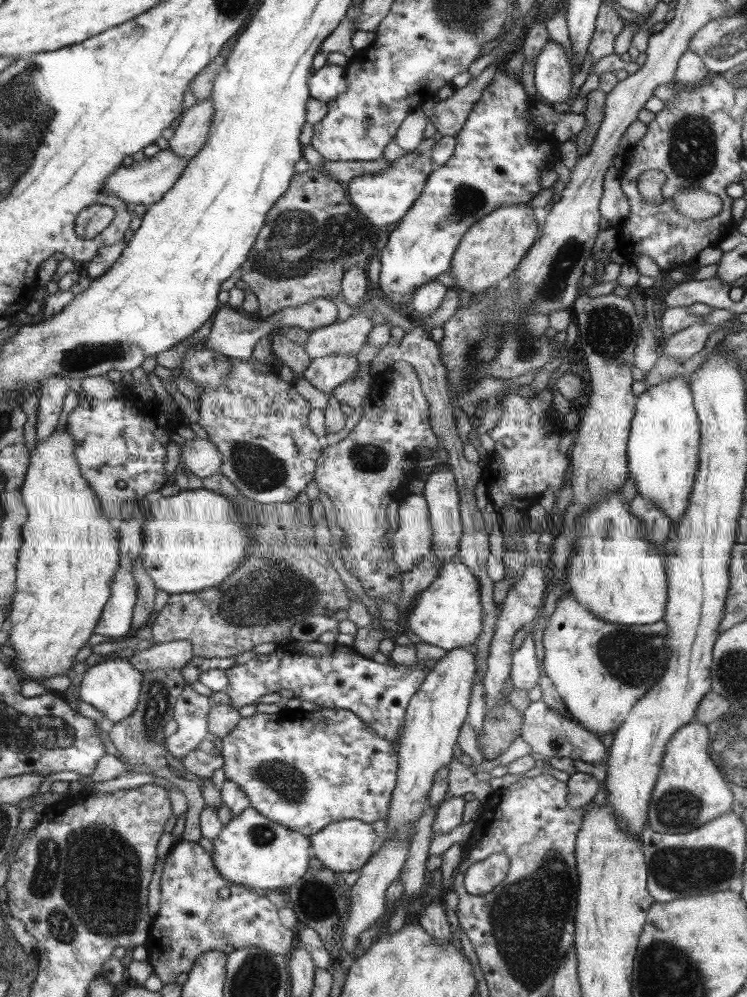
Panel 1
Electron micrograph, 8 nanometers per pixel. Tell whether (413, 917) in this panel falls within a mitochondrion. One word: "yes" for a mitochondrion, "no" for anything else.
no

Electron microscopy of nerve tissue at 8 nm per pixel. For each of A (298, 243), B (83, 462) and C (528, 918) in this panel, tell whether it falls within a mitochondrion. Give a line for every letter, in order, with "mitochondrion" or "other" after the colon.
A: mitochondrion
B: other
C: mitochondrion

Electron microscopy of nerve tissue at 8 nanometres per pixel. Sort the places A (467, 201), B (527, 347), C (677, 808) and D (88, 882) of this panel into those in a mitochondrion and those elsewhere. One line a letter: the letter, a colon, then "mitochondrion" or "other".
A: mitochondrion
B: mitochondrion
C: mitochondrion
D: mitochondrion

